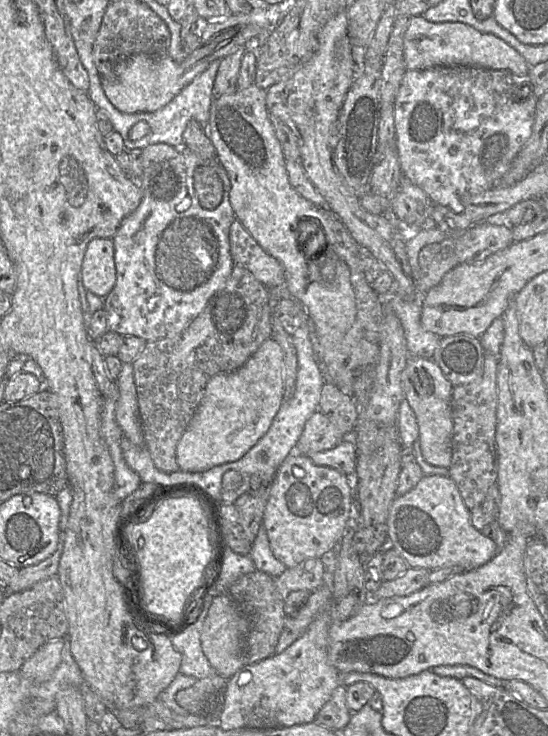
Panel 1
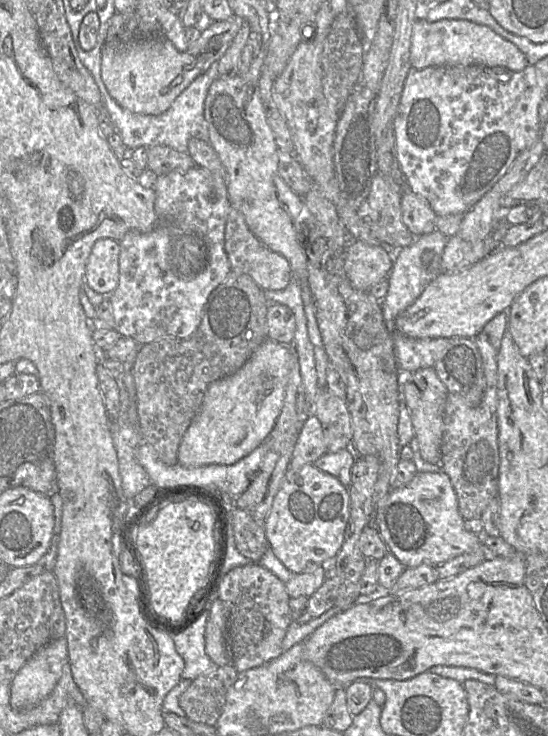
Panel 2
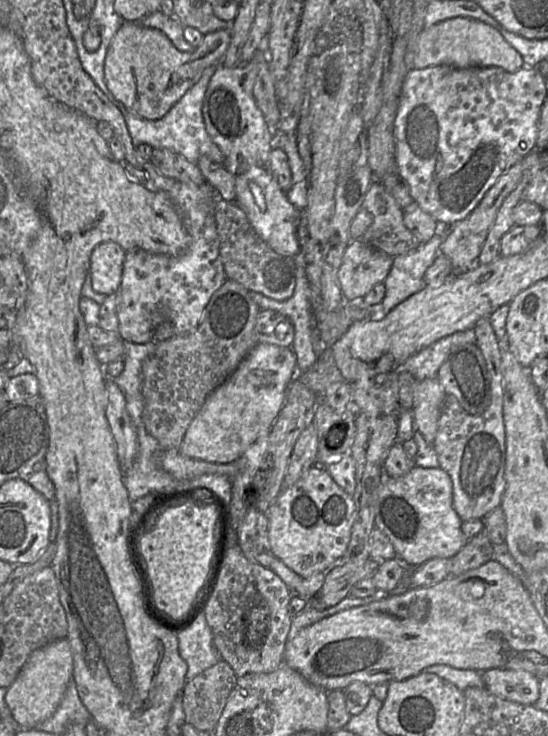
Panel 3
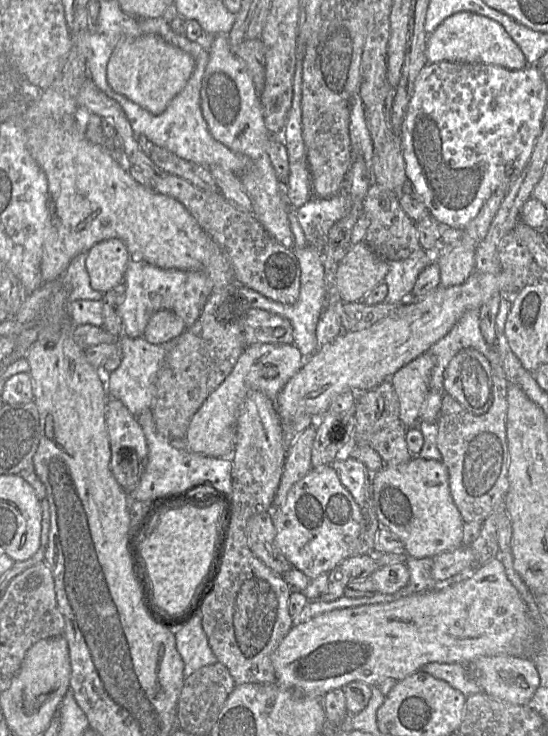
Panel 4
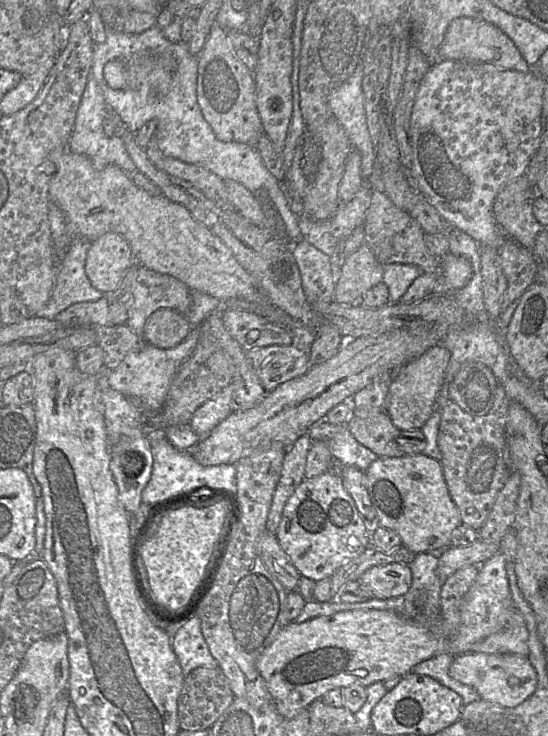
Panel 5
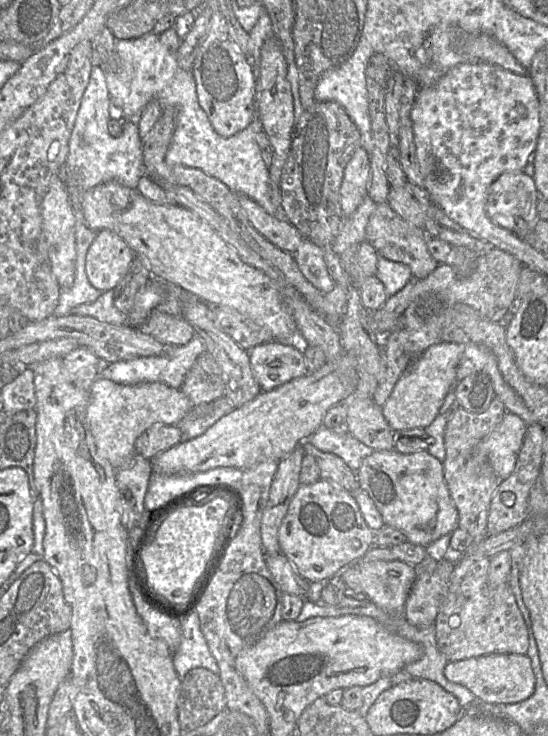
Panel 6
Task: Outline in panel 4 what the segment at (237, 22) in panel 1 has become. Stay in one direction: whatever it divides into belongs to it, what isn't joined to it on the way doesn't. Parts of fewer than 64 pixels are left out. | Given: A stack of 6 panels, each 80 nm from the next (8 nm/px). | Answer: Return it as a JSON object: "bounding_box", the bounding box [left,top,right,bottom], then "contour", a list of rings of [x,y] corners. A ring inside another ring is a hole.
{"bounding_box":[106,34,195,115],"contour":[[[155,34],[123,37],[106,65],[110,88],[153,115],[165,111],[170,101],[185,87],[195,68],[194,58]]]}

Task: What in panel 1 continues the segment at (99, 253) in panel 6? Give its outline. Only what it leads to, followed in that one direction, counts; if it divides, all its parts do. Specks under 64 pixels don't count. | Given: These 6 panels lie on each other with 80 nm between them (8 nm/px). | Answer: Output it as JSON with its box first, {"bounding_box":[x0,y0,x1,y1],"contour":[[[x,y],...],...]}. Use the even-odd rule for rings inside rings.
{"bounding_box":[81,238,116,298],"contour":[[[111,238],[93,239],[83,258],[81,277],[86,291],[105,298],[116,283],[114,243]]]}

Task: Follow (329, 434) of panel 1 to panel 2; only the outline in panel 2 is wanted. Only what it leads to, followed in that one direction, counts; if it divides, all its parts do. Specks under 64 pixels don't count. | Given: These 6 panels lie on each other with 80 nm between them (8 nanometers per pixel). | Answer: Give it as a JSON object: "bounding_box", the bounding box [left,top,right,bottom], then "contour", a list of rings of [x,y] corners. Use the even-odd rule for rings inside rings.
{"bounding_box":[289,414,328,470],"contour":[[[311,414],[302,426],[289,467],[298,470],[305,464],[313,464],[326,453],[328,451],[321,422],[314,414]]]}

